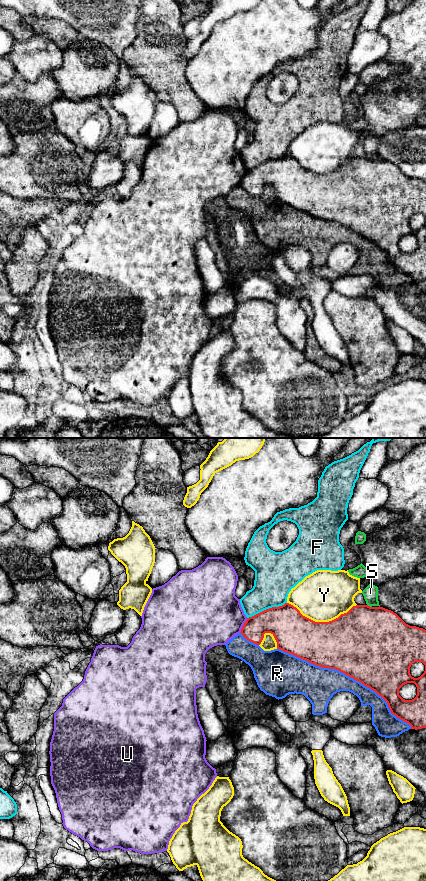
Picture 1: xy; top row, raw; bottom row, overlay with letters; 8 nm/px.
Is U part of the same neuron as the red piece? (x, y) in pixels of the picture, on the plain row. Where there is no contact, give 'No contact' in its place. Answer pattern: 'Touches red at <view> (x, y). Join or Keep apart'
Touches red at xy (243, 177). Keep apart

